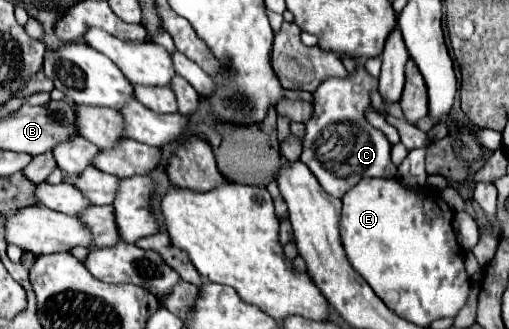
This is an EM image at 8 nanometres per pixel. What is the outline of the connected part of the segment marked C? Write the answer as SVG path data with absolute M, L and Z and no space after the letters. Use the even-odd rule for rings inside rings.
M358 66L348 78L324 80L314 92L314 116L306 122L300 160L334 198L342 198L362 178L396 178L388 138L364 118L364 112L370 110L370 90L376 88L378 80L372 78L364 66Z

